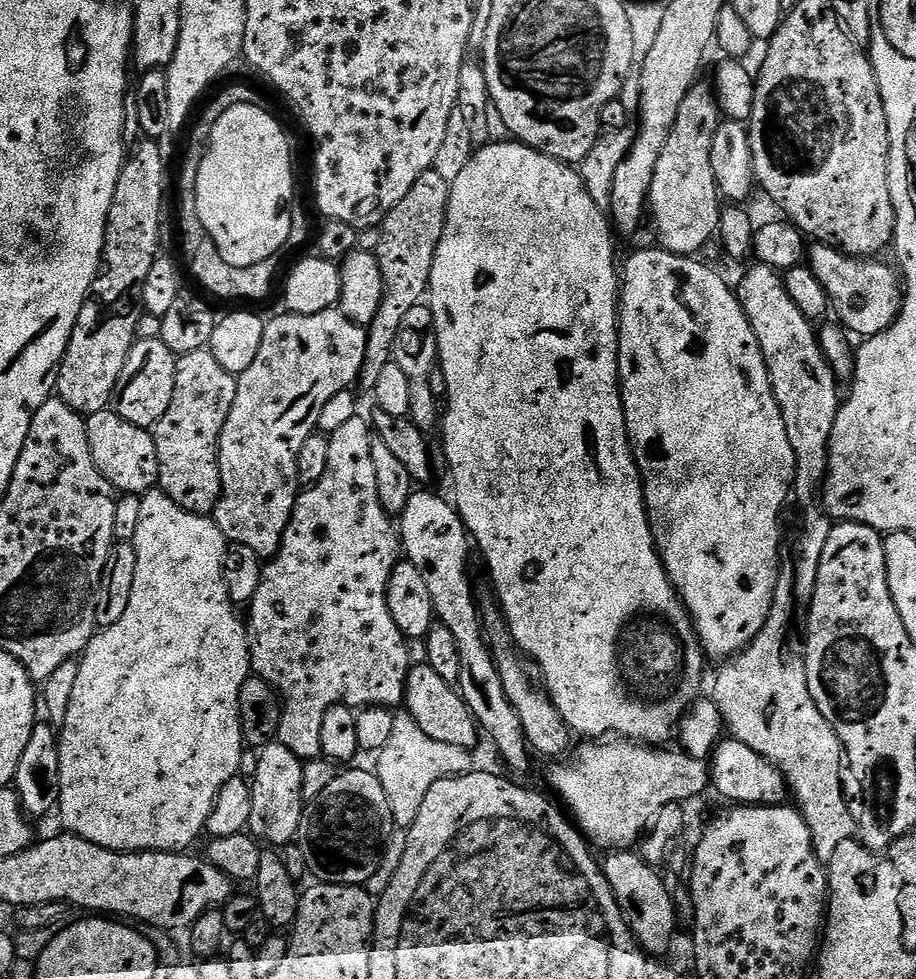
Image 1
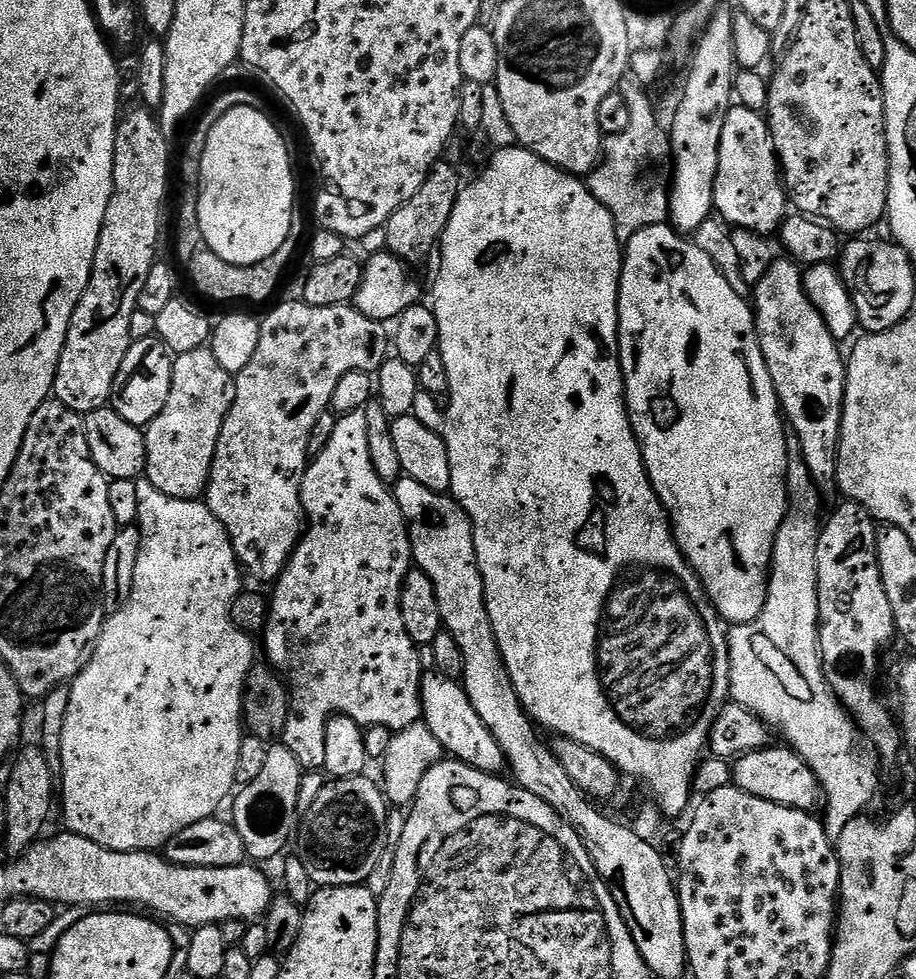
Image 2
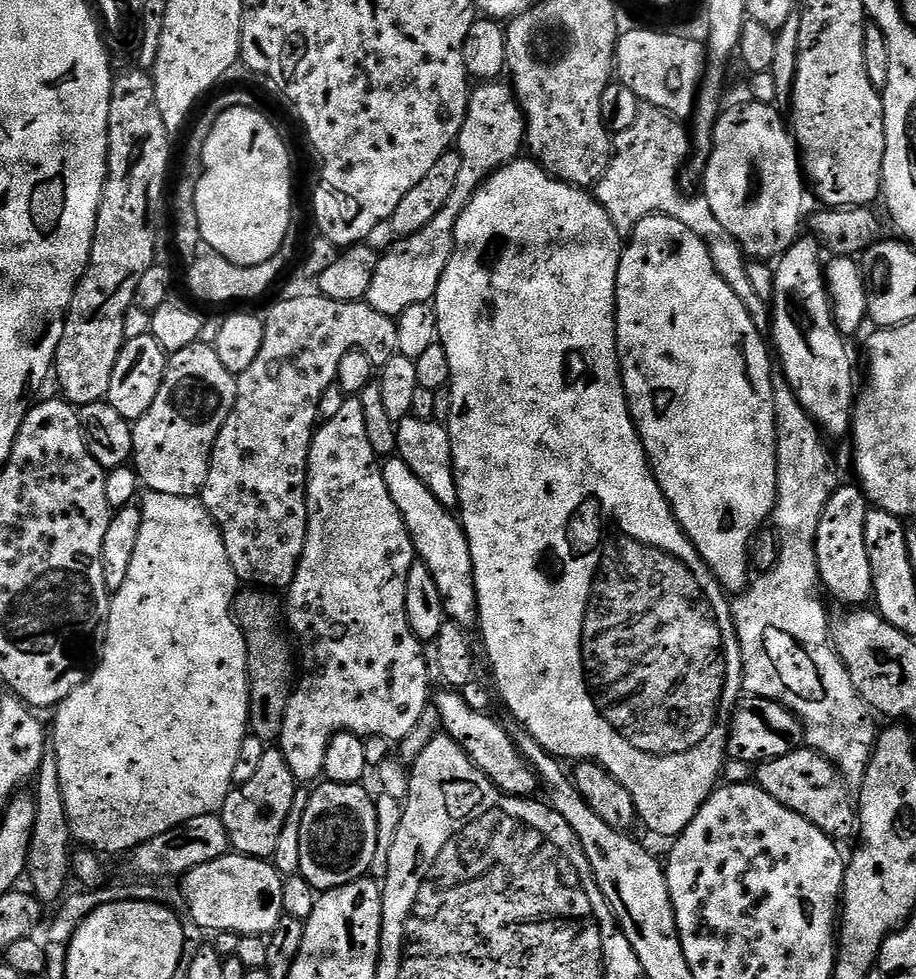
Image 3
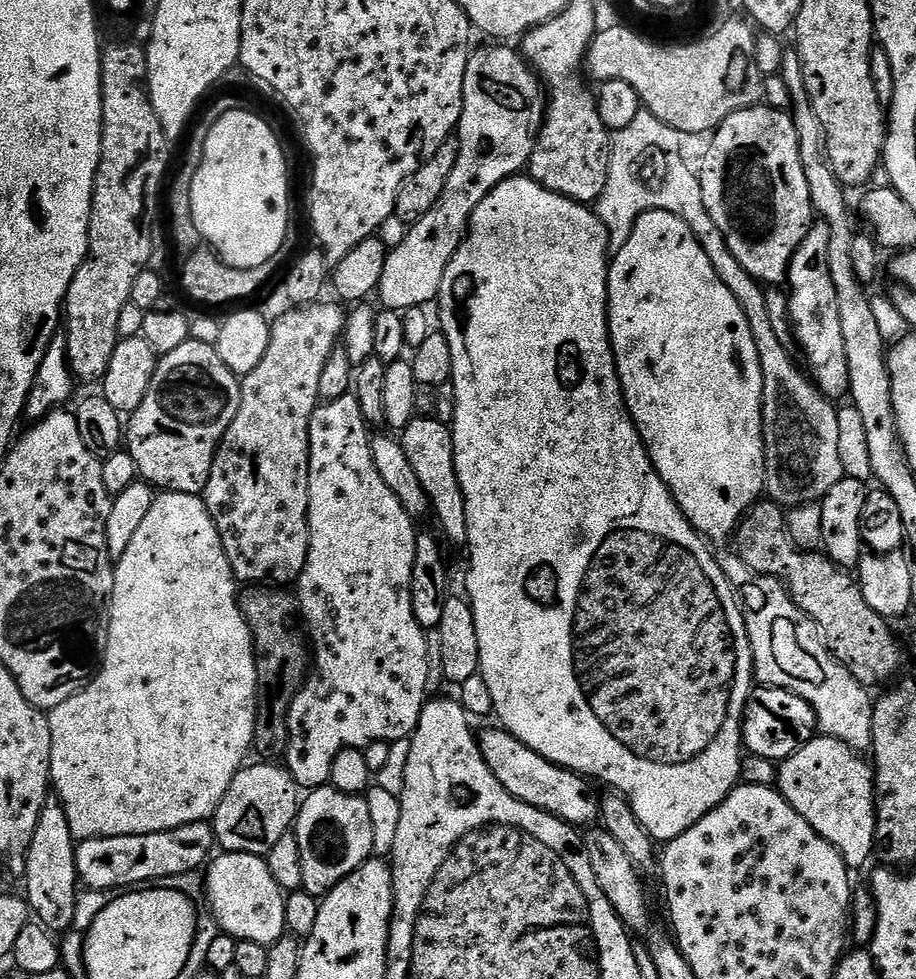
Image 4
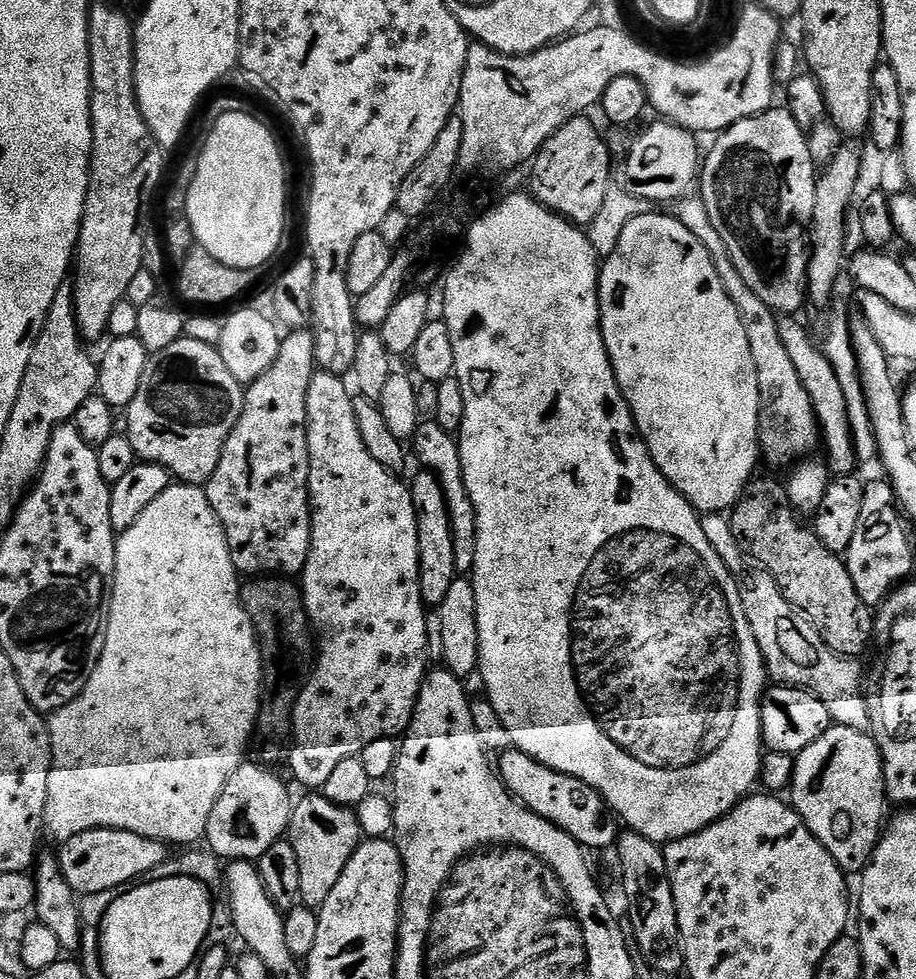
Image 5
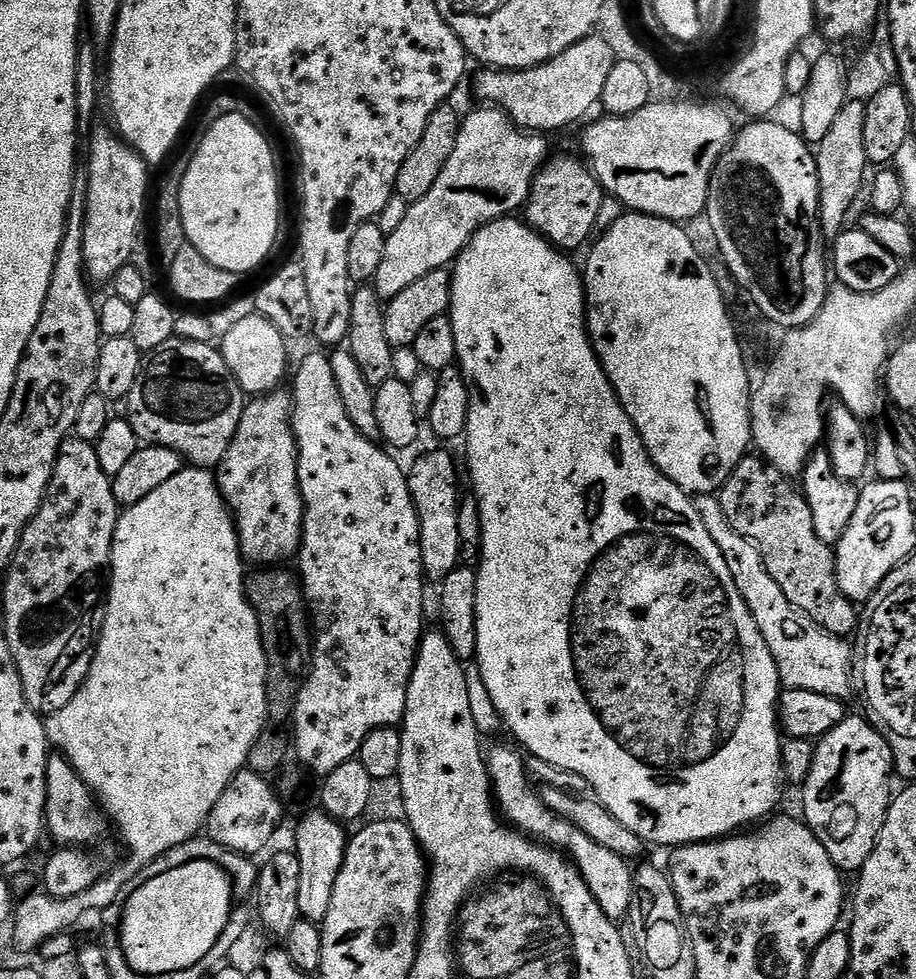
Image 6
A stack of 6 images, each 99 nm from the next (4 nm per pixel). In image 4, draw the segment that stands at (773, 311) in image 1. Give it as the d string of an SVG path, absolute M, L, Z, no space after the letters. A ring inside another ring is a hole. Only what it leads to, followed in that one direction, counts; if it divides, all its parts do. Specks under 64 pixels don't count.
M813 222L806 238L802 238L788 267L786 291L795 343L799 350L801 348L804 351L803 363L822 395L833 402L840 402L840 399L848 396L850 366L846 366L846 345L842 339L842 318L838 314L838 294L834 290L834 278L830 278L828 224Z

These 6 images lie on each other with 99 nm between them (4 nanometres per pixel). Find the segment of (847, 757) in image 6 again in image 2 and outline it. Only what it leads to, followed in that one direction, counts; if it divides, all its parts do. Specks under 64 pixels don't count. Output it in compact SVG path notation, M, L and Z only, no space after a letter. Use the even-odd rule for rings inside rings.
M769 746L747 752L732 764L732 784L746 794L754 794L754 798L766 798L766 802L774 802L778 806L786 806L794 810L812 812L821 803L822 793L816 775L806 766L806 762L787 746Z

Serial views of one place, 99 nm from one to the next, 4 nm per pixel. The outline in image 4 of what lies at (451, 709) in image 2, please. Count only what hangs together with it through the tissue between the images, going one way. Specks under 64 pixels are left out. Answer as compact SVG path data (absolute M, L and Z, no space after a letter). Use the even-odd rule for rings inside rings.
M495 727L479 733L480 753L484 755L486 766L490 766L494 778L502 782L511 796L518 798L518 802L526 802L538 810L557 816L565 824L592 826L599 821L600 796L585 777L568 768L559 768L557 764L550 763L542 758L542 754L530 750L530 746L504 731L503 727Z

